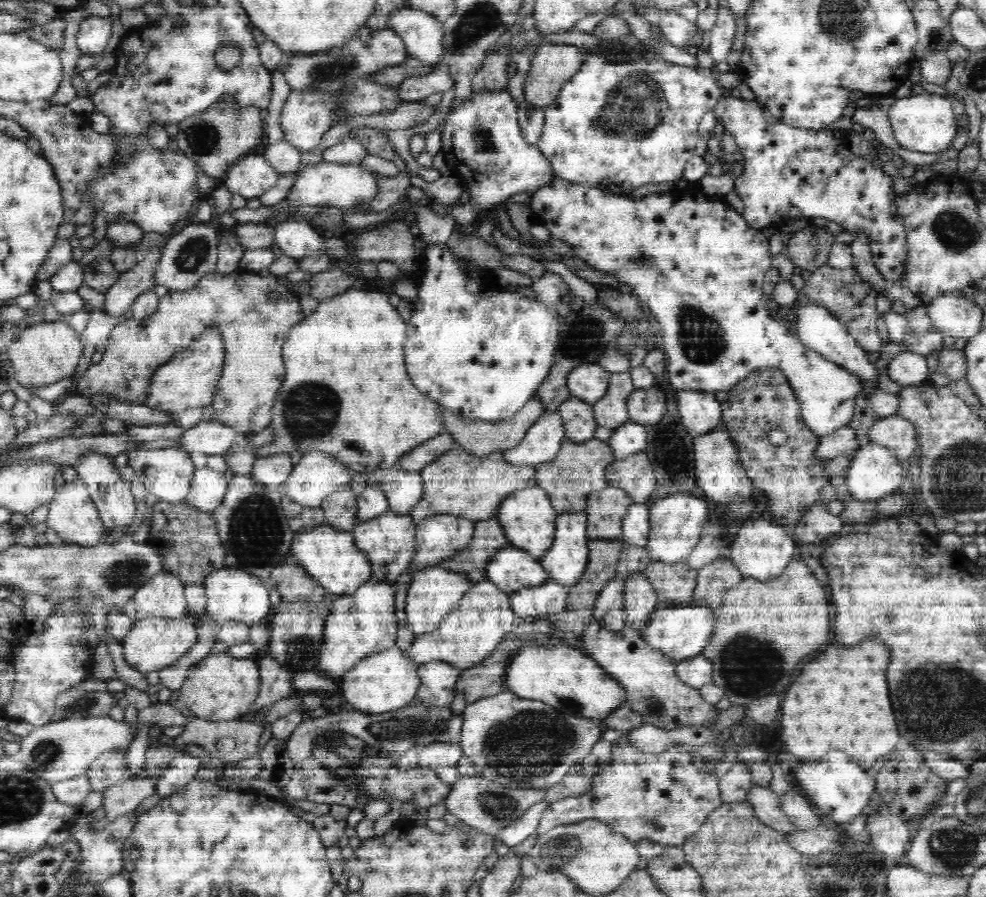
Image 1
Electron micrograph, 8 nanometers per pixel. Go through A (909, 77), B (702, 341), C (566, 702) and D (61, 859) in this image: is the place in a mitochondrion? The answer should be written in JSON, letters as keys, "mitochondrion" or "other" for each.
{"A":"other","B":"mitochondrion","C":"mitochondrion","D":"other"}

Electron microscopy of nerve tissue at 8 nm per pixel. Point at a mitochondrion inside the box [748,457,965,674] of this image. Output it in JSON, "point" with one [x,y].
{"point":[923,569]}

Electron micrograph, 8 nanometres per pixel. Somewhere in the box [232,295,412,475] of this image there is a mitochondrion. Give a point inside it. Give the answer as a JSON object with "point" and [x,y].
{"point":[309,411]}

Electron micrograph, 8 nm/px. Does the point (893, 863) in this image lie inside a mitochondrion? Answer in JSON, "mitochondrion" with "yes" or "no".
{"mitochondrion":"no"}

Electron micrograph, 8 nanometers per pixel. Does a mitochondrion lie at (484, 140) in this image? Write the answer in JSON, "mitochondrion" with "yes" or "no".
{"mitochondrion":"yes"}

